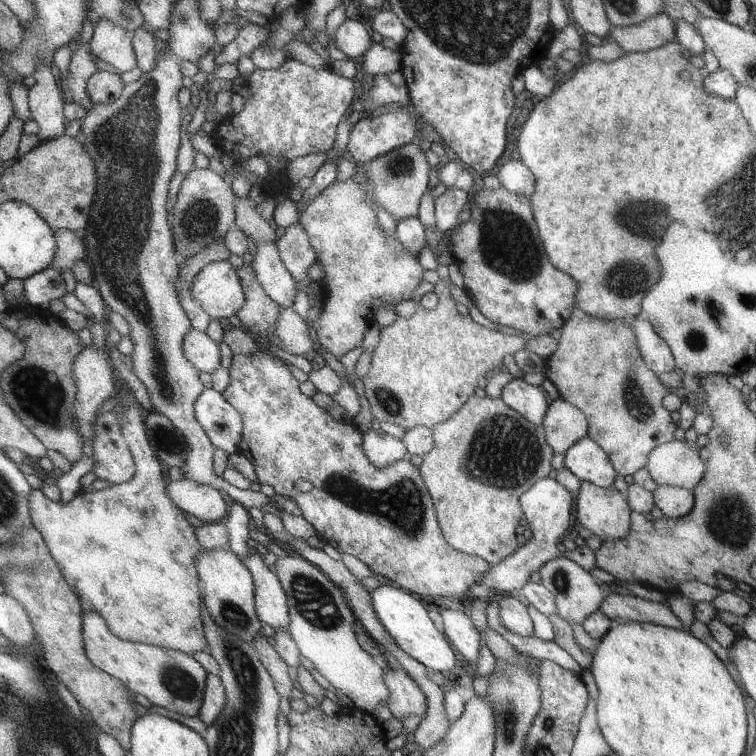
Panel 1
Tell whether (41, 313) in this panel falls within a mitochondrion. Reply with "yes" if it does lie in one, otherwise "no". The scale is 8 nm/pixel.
no

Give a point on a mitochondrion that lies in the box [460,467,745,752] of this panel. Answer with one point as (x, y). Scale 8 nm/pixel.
(508, 706)

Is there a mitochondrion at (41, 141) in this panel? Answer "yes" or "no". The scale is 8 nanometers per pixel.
no

